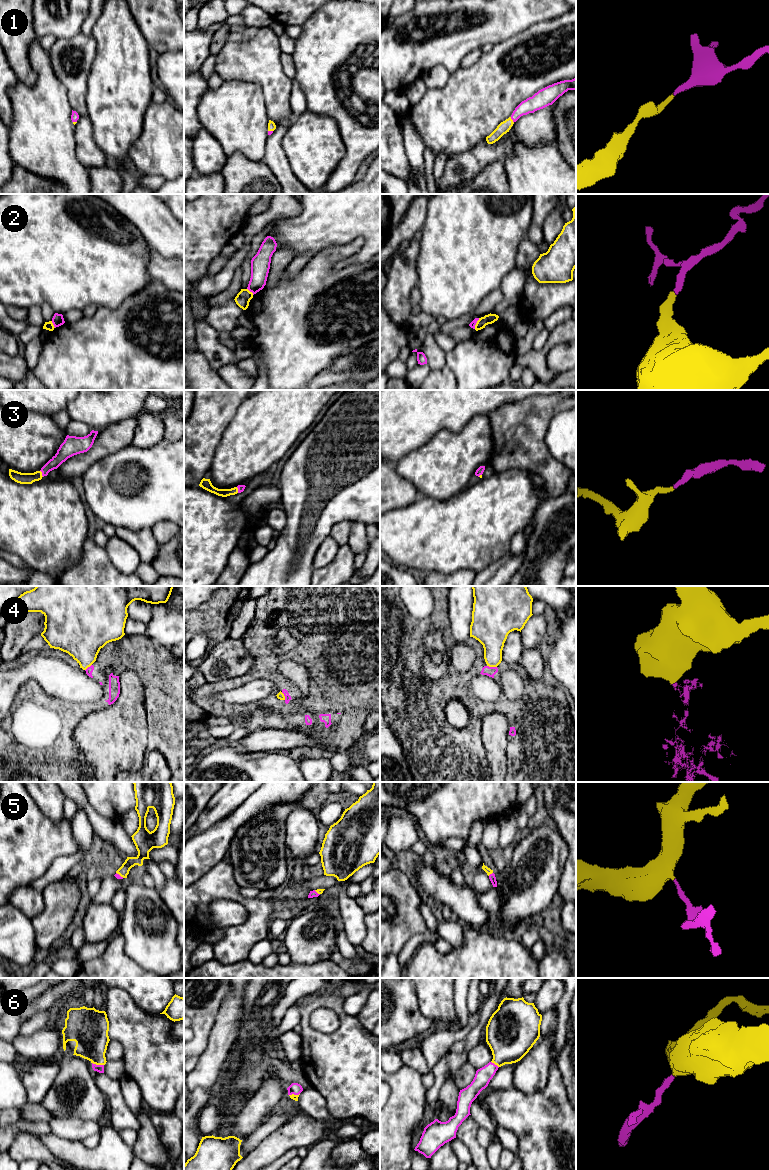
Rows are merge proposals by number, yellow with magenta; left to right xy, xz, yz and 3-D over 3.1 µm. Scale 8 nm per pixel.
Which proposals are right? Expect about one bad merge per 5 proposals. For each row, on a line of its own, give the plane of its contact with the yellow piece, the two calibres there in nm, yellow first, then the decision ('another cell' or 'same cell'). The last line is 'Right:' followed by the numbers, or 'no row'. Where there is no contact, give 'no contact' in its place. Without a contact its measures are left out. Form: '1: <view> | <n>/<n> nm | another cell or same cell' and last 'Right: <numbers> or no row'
1: yz | 90/120 nm | same cell
2: xz | 120/160 nm | another cell
3: xy | 100/120 nm | same cell
4: yz | 220/80 nm | another cell
5: yz | 50/50 nm | same cell
6: xy | 280/60 nm | same cell
Right: 1, 3, 5, 6

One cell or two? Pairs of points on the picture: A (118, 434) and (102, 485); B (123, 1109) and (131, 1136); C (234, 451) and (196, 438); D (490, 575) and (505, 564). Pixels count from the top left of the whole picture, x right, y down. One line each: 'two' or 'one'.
A: two
B: two
C: two
D: one

